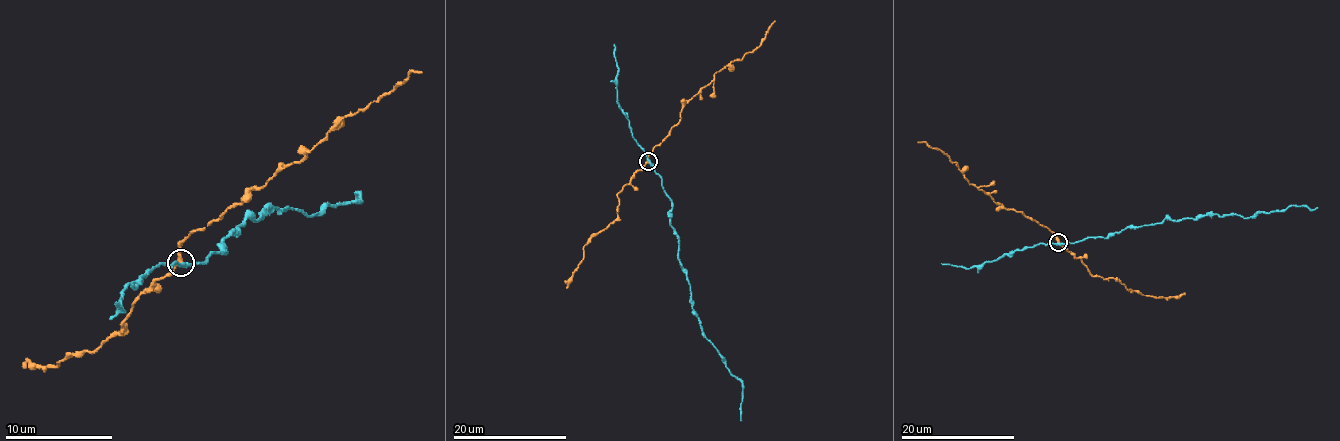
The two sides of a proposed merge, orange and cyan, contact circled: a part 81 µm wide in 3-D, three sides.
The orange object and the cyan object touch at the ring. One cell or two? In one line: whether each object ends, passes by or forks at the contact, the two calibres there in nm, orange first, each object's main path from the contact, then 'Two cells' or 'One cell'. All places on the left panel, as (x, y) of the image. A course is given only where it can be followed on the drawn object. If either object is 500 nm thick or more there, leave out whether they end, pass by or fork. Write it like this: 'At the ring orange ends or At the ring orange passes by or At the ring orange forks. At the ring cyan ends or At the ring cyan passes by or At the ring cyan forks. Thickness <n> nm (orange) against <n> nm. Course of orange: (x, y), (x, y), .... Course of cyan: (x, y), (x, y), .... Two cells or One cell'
At the ring orange passes by. At the ring cyan passes by. Thickness 280 nm (orange) against 280 nm. Course of orange: (181, 262), (178, 245), (192, 232), (240, 202), (313, 148), (345, 116), (356, 113), (413, 70), (421, 73). Course of cyan: (181, 262), (224, 253), (224, 240), (267, 210), (313, 216), (359, 194). Two cells

